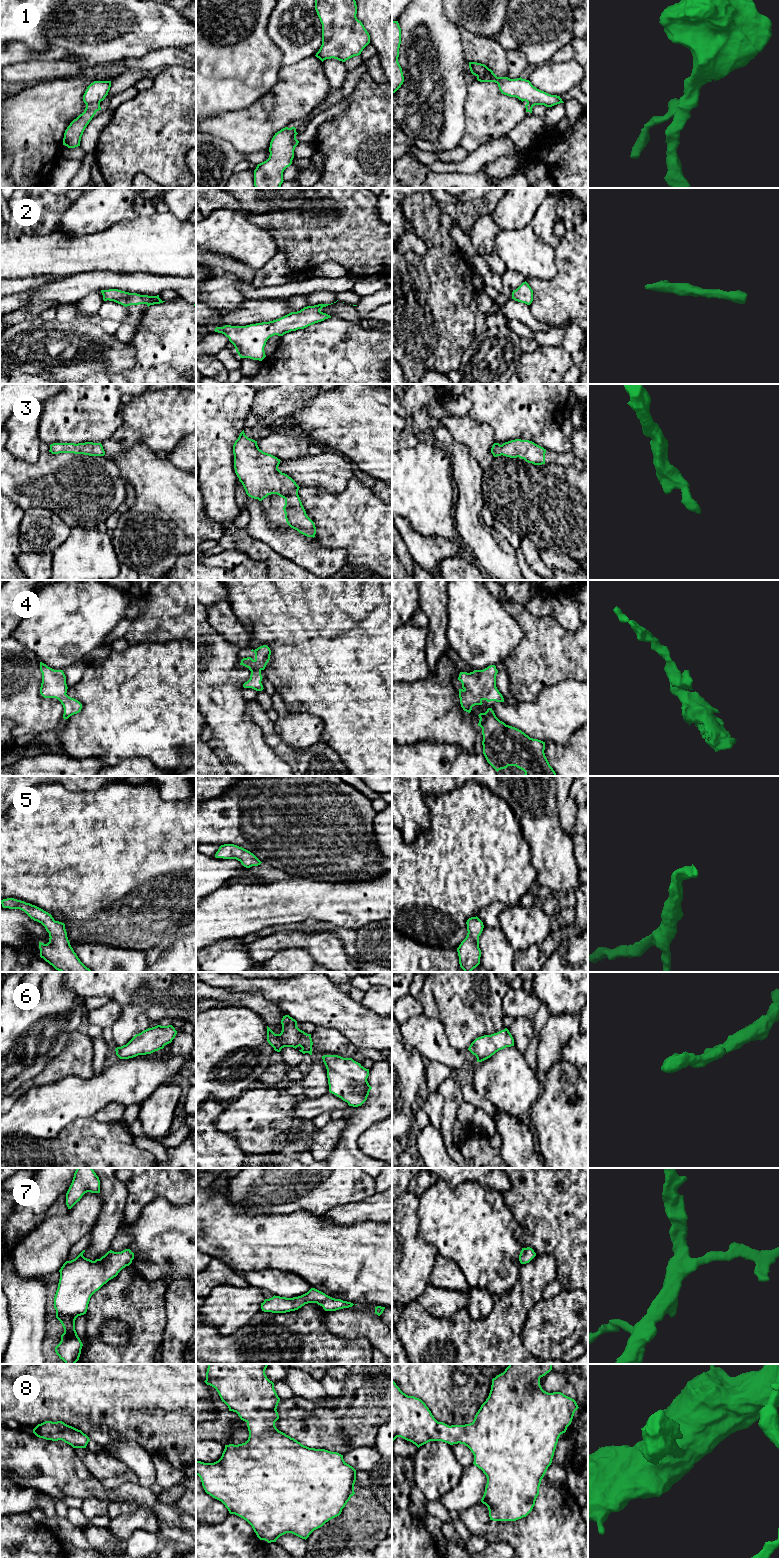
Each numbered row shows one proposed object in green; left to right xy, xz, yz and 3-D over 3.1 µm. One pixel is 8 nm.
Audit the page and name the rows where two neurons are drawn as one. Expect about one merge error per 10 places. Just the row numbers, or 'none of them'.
1

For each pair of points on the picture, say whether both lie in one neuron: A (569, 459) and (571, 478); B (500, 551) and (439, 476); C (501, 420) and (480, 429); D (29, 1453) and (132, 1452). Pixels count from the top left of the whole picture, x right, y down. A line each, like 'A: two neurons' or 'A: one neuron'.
A: two neurons
B: two neurons
C: two neurons
D: two neurons

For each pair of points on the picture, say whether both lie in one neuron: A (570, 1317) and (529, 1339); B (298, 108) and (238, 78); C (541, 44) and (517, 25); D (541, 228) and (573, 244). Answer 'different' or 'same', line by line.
A: same
B: different
C: same
D: same

